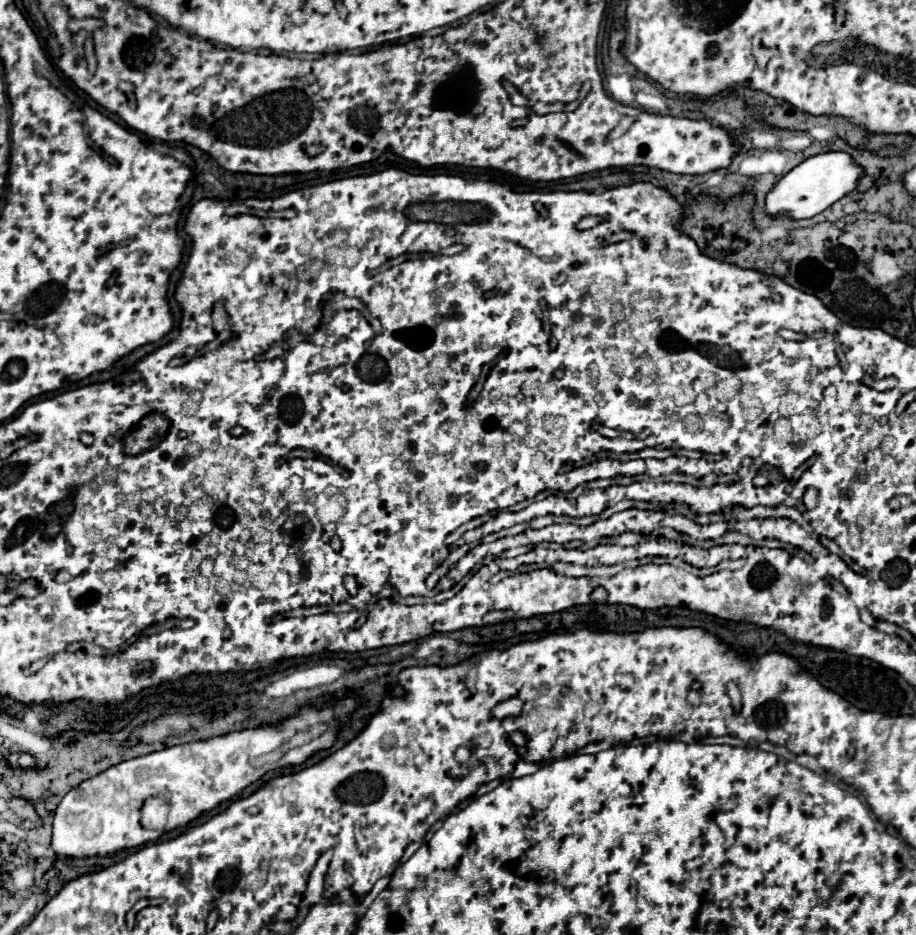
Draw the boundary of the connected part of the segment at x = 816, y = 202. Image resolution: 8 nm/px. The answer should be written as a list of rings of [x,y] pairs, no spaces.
[[[828,151],[814,155],[794,167],[788,175],[784,175],[776,187],[766,195],[766,211],[770,215],[788,215],[794,219],[804,219],[804,217],[814,217],[828,209],[832,203],[842,199],[844,195],[852,193],[864,175],[864,169],[860,163],[854,161],[850,153],[844,151]]]

